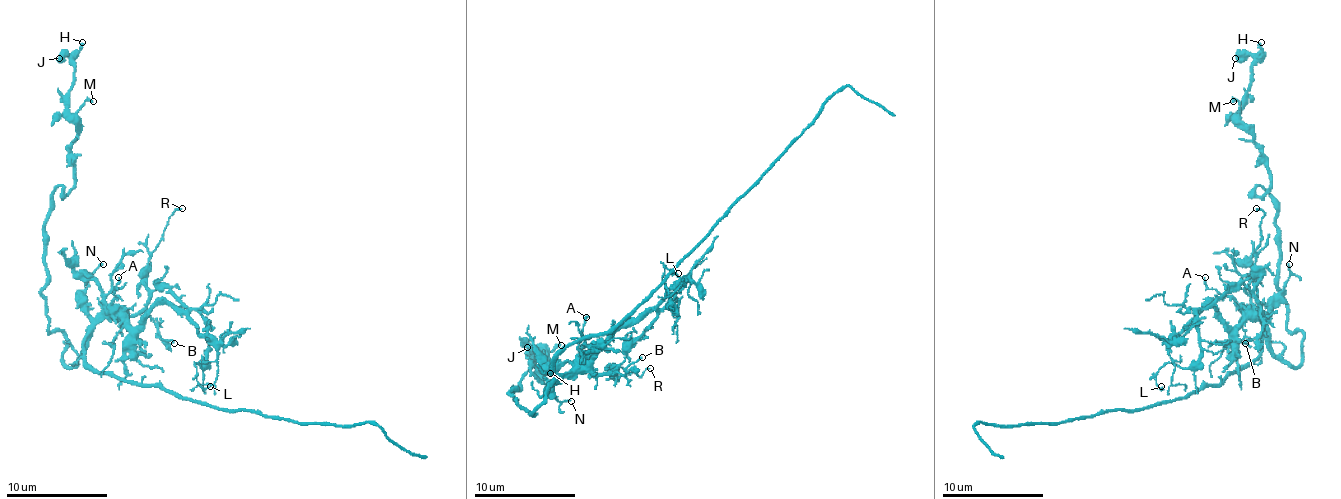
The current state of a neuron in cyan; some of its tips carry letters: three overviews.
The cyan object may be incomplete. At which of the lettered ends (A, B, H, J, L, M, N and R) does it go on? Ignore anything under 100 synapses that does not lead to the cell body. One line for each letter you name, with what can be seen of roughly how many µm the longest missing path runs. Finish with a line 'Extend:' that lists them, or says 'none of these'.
Extend: none of these

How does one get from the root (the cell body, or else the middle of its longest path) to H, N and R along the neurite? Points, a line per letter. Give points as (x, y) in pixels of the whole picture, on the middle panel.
H: (553, 365), (555, 380), (533, 416), (510, 393), (530, 368), (543, 383), (545, 355), (535, 352), (550, 373)
N: (553, 365), (553, 375), (558, 380), (553, 396), (558, 401), (571, 401)
R: (553, 365), (550, 373), (611, 373), (617, 365), (614, 370), (622, 368), (639, 375), (650, 368)

